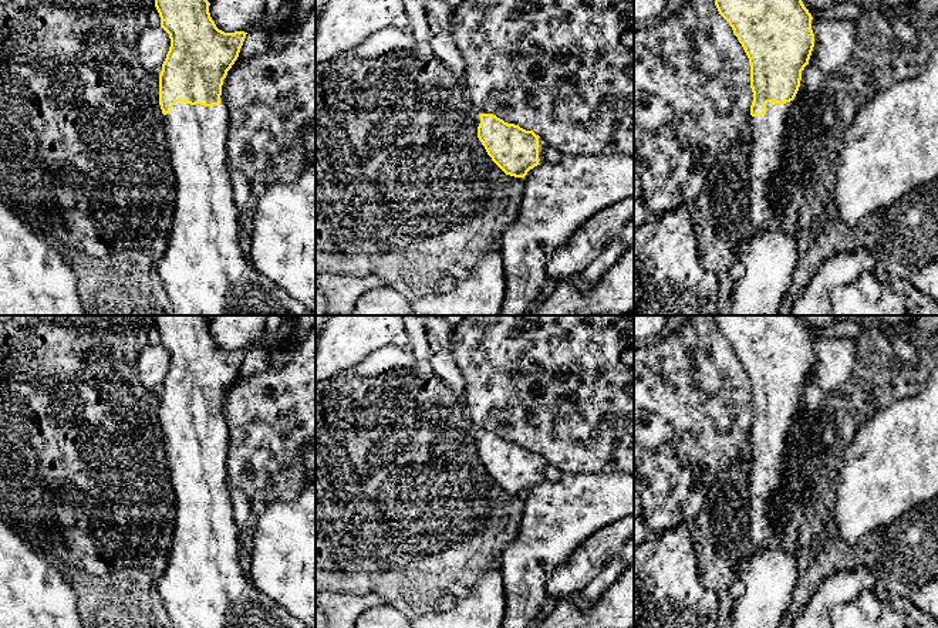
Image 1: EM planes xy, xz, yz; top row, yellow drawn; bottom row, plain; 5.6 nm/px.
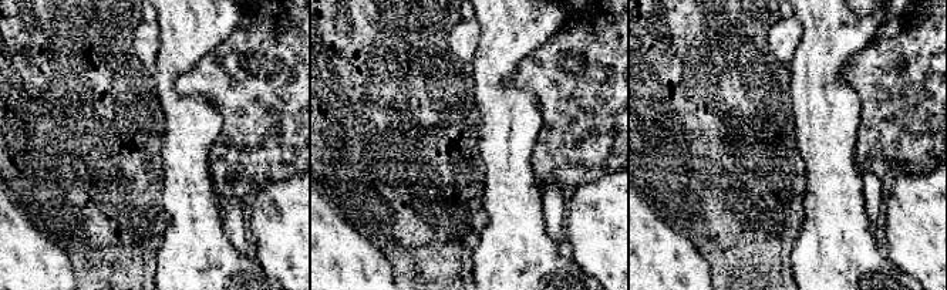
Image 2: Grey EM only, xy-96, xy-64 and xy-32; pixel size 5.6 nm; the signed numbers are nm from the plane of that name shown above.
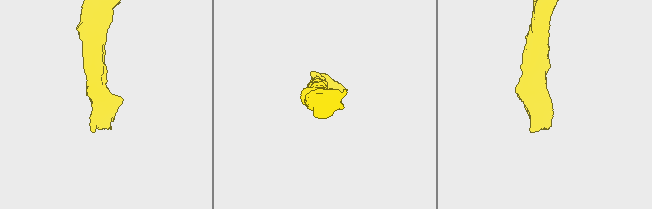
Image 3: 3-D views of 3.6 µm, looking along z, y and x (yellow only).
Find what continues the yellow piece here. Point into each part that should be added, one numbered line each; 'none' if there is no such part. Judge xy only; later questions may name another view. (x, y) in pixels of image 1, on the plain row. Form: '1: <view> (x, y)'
1: xy (202, 586)

